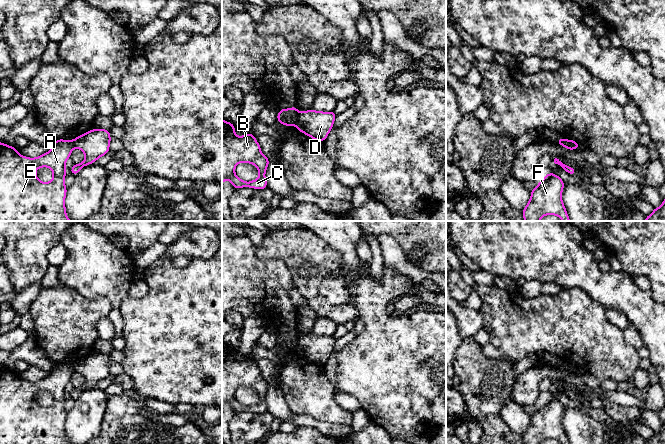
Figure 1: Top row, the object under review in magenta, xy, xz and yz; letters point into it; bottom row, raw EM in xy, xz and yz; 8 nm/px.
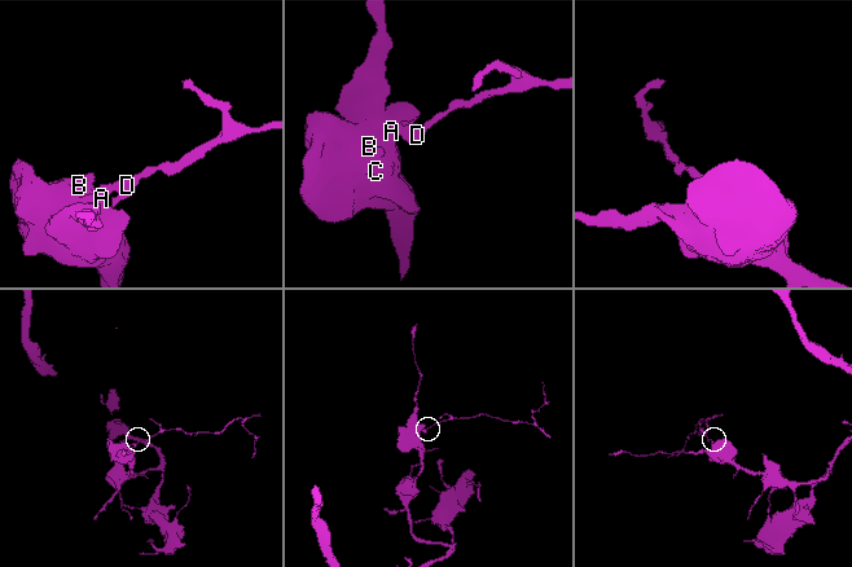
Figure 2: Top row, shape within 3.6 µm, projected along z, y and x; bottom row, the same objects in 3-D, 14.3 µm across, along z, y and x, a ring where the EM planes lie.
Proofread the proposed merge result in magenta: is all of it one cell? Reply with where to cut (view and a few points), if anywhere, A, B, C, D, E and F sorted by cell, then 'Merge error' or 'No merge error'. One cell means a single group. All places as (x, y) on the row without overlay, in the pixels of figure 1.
Split along xz (298, 336), (297, 343), (293, 348). Groups: A B C E F / D. Merge error

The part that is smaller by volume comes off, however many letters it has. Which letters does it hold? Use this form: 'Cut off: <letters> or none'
Cut off: D

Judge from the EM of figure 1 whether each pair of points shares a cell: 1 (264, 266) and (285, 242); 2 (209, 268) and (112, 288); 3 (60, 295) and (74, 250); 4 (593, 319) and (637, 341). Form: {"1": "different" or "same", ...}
{"1": "different", "2": "different", "3": "different", "4": "different"}

